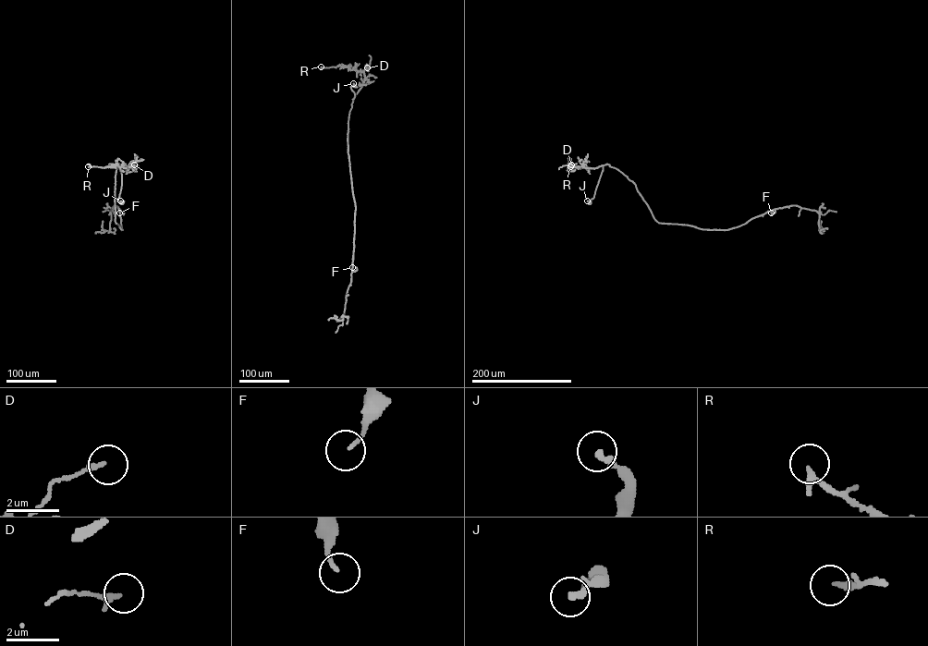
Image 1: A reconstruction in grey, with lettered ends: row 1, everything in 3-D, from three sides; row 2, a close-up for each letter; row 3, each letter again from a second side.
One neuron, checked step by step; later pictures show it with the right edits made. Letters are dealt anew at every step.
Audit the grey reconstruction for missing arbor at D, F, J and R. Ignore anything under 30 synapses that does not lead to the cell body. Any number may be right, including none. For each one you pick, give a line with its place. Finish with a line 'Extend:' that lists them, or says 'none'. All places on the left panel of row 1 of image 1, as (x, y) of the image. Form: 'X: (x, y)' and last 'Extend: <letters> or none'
Extend: none

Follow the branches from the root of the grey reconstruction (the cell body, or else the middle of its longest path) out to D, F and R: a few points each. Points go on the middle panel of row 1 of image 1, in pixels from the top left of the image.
D: (354, 86), (350, 87), (355, 94), (352, 99), (361, 86), (363, 71), (367, 67)
F: (354, 86), (350, 87), (355, 96), (348, 134), (355, 206), (352, 267)
R: (354, 86), (350, 87), (355, 94), (352, 99), (363, 82), (363, 72), (342, 66), (321, 67)

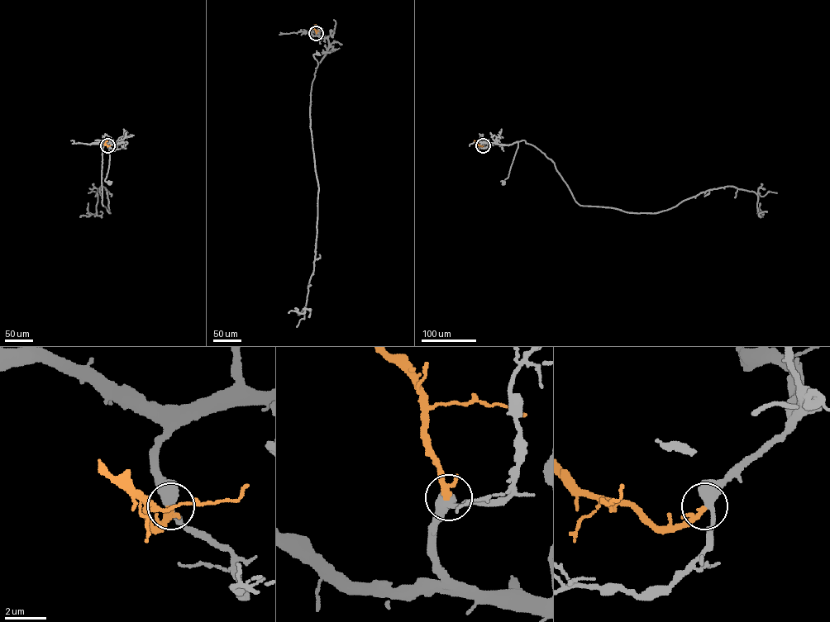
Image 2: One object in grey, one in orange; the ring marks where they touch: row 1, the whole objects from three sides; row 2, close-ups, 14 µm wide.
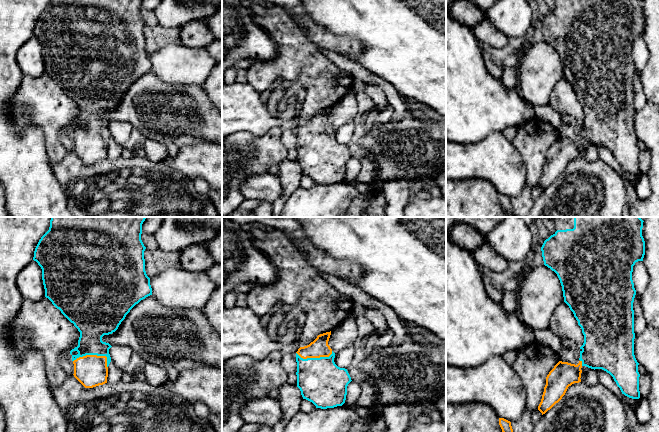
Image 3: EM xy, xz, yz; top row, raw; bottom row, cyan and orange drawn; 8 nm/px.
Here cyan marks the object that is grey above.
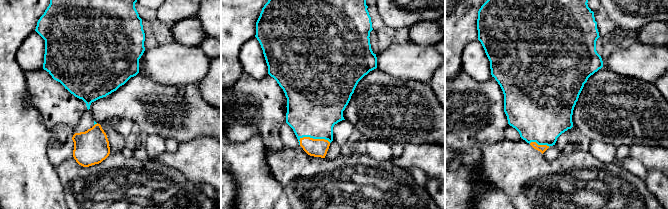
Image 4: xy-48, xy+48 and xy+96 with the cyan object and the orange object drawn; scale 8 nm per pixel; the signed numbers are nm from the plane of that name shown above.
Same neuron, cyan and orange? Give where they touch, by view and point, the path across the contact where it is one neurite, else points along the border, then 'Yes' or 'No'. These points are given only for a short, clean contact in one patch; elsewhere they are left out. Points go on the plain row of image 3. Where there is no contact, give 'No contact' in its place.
Touches cyan at xy (95, 130). Path across: xy (93, 99), (95, 130), (91, 139), (91, 146). Yes

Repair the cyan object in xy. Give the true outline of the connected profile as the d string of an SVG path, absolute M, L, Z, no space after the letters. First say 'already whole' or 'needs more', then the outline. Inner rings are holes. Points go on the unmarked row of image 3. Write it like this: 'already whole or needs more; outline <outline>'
needs more; outline M50 0L49 6L41 13L35 24L33 36L36 37L42 45L45 73L48 74L80 108L78 122L72 125L70 130L72 131L74 140L73 151L85 164L93 164L107 159L108 142L111 138L109 125L112 122L109 119L103 118L102 113L115 108L130 86L141 76L152 71L150 54L145 47L144 27L146 23L141 16L141 10L142 0Z

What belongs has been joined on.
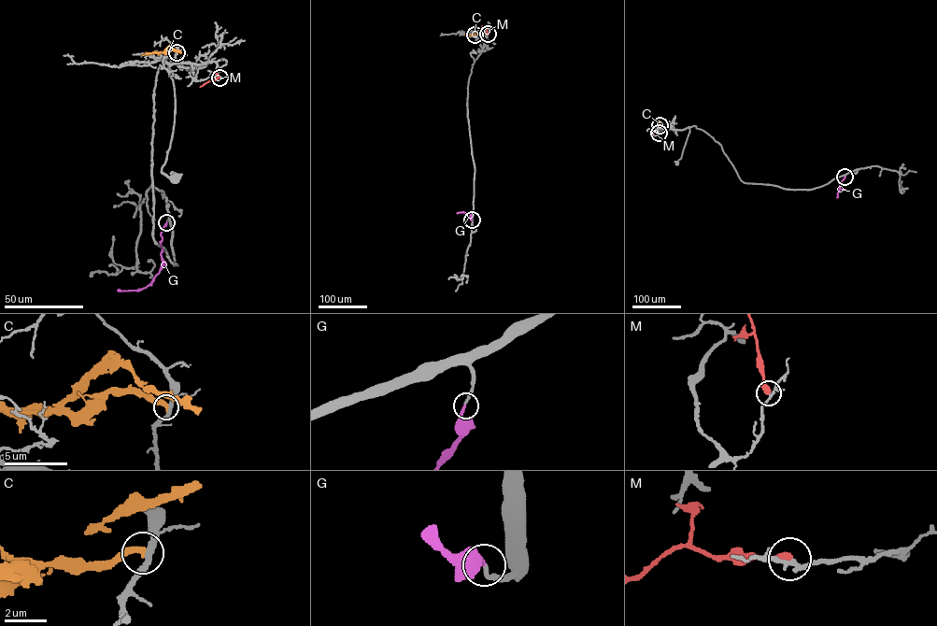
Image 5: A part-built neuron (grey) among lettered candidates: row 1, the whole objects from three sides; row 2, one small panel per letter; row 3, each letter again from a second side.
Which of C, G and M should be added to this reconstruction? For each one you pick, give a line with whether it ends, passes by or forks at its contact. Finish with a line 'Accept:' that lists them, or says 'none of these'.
G: it ends
Accept: G

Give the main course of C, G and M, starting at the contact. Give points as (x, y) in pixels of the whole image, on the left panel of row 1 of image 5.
C: (177, 51), (167, 50), (141, 55)
G: (167, 221), (161, 234), (163, 264), (154, 279), (137, 291), (118, 290)
M: (220, 78), (200, 87)

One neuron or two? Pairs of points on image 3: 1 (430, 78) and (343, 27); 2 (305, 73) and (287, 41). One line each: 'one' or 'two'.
1: one
2: one

